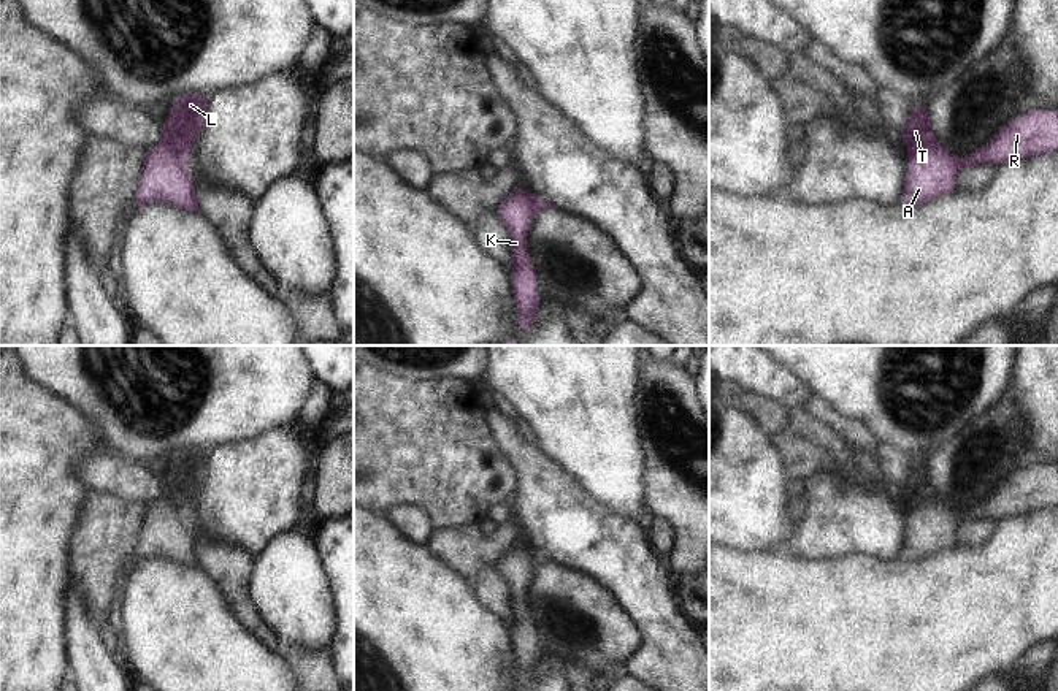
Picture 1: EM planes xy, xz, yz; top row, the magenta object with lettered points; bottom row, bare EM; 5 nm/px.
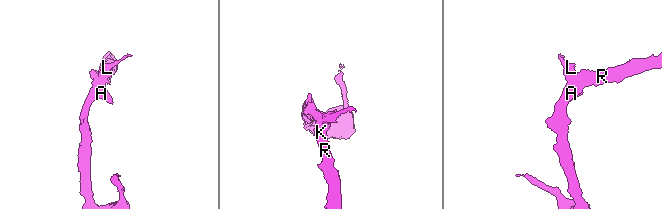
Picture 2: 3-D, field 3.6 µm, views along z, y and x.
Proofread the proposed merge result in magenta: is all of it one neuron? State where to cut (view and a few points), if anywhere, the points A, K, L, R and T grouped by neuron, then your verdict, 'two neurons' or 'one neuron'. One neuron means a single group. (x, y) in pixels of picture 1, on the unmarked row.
xz (522, 544), (533, 560), (533, 571) | A K R / L T | two neurons

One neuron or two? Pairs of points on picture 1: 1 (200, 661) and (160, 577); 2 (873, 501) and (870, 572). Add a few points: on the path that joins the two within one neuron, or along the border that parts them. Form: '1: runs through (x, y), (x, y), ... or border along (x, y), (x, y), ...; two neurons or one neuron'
1: runs through (184, 641), (175, 615), (162, 598); one neuron
2: border along (831, 558), (868, 555), (879, 560), (898, 560); two neurons

